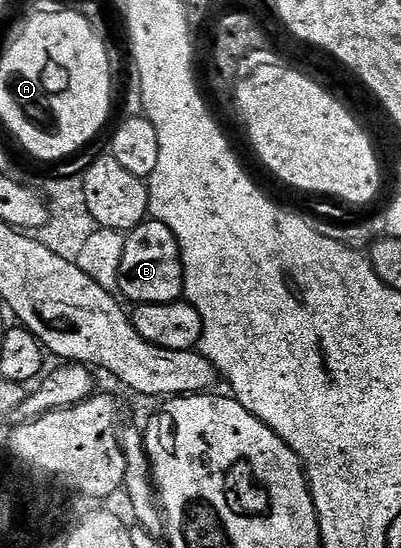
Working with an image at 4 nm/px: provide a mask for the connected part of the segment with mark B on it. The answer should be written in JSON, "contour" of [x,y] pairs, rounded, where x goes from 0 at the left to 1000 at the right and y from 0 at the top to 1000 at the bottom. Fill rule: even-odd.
{"contour":[[[372,398],[317,425],[309,438],[312,456],[294,487],[292,522],[297,538],[322,557],[421,555],[459,540],[459,480],[444,434],[434,434],[424,412]]]}

